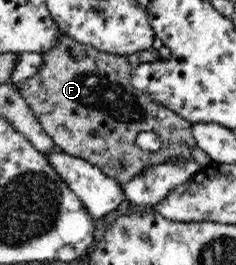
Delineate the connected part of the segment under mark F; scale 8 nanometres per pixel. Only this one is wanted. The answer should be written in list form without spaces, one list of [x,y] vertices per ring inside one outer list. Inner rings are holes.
[[[61,32],[55,46],[42,53],[42,64],[38,72],[17,84],[19,93],[33,110],[37,121],[63,152],[92,163],[123,186],[147,166],[191,158],[196,146],[192,122],[133,87],[131,73],[134,68],[125,56],[99,51],[96,47],[78,43]],[[143,131],[153,131],[159,135],[162,141],[161,151],[148,152],[137,146],[135,139]]]

